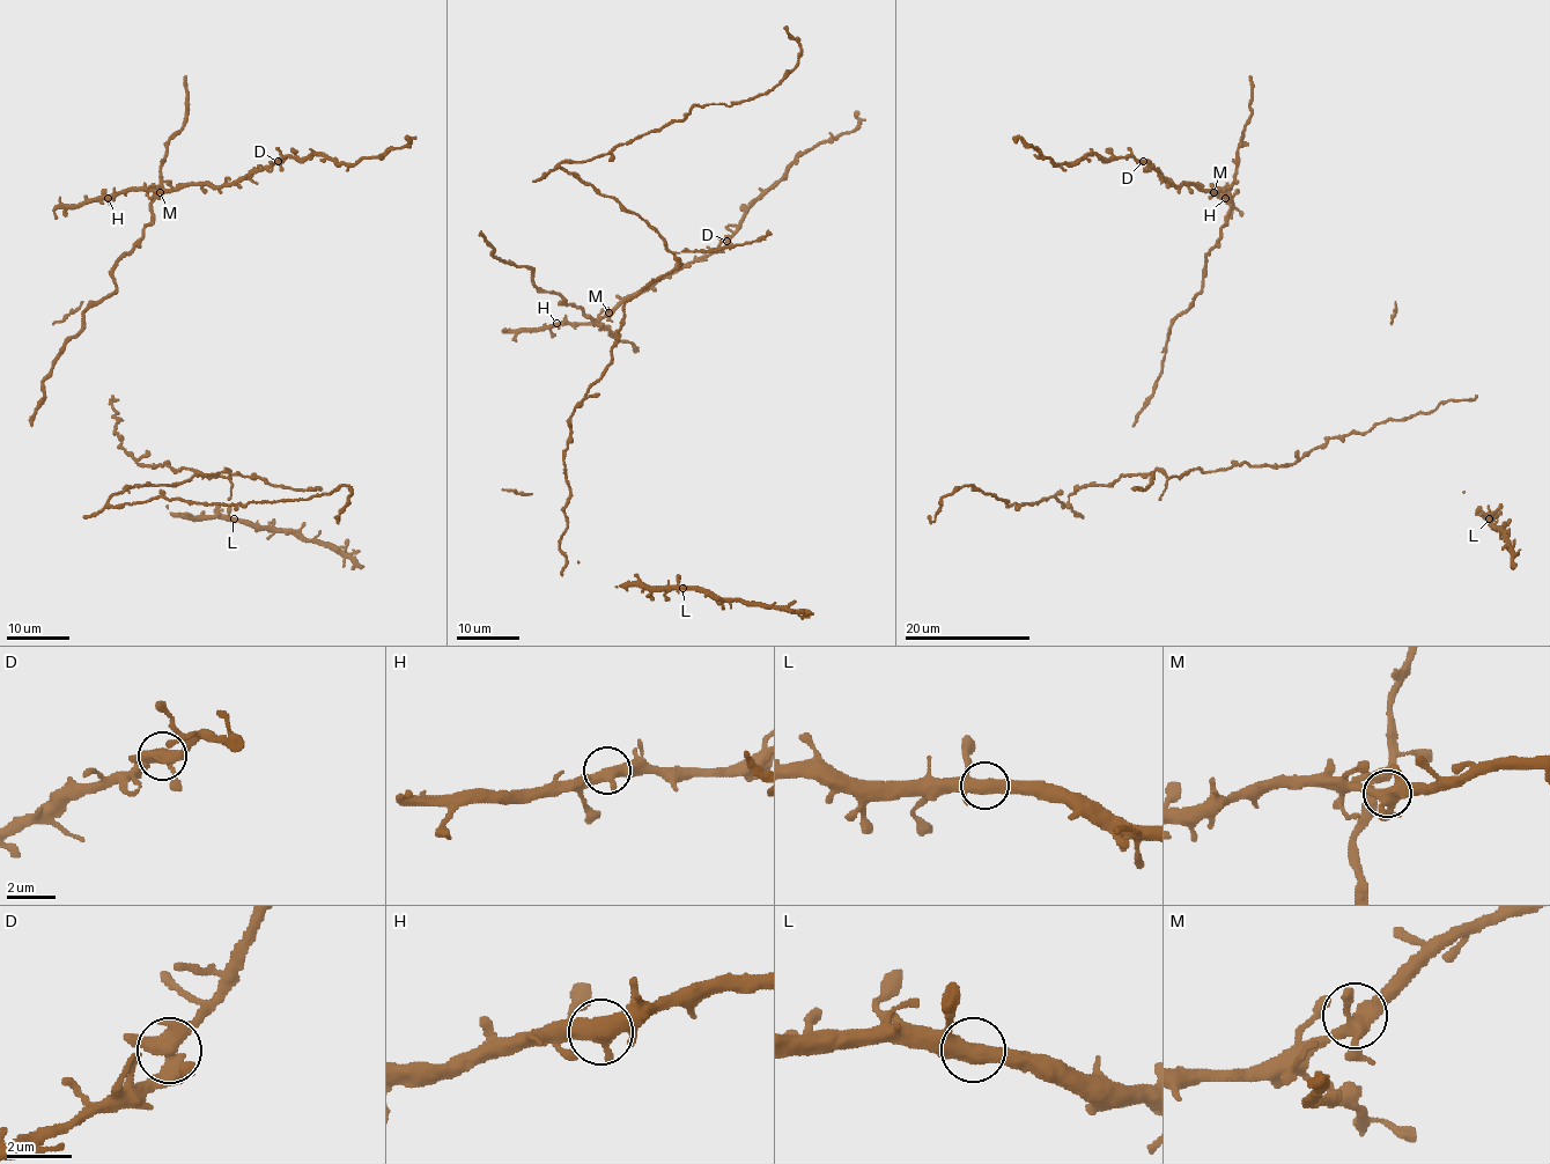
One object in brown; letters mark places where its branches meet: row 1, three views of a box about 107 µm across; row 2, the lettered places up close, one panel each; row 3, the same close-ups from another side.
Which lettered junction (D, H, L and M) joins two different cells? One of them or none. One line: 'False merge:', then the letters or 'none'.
False merge: none

